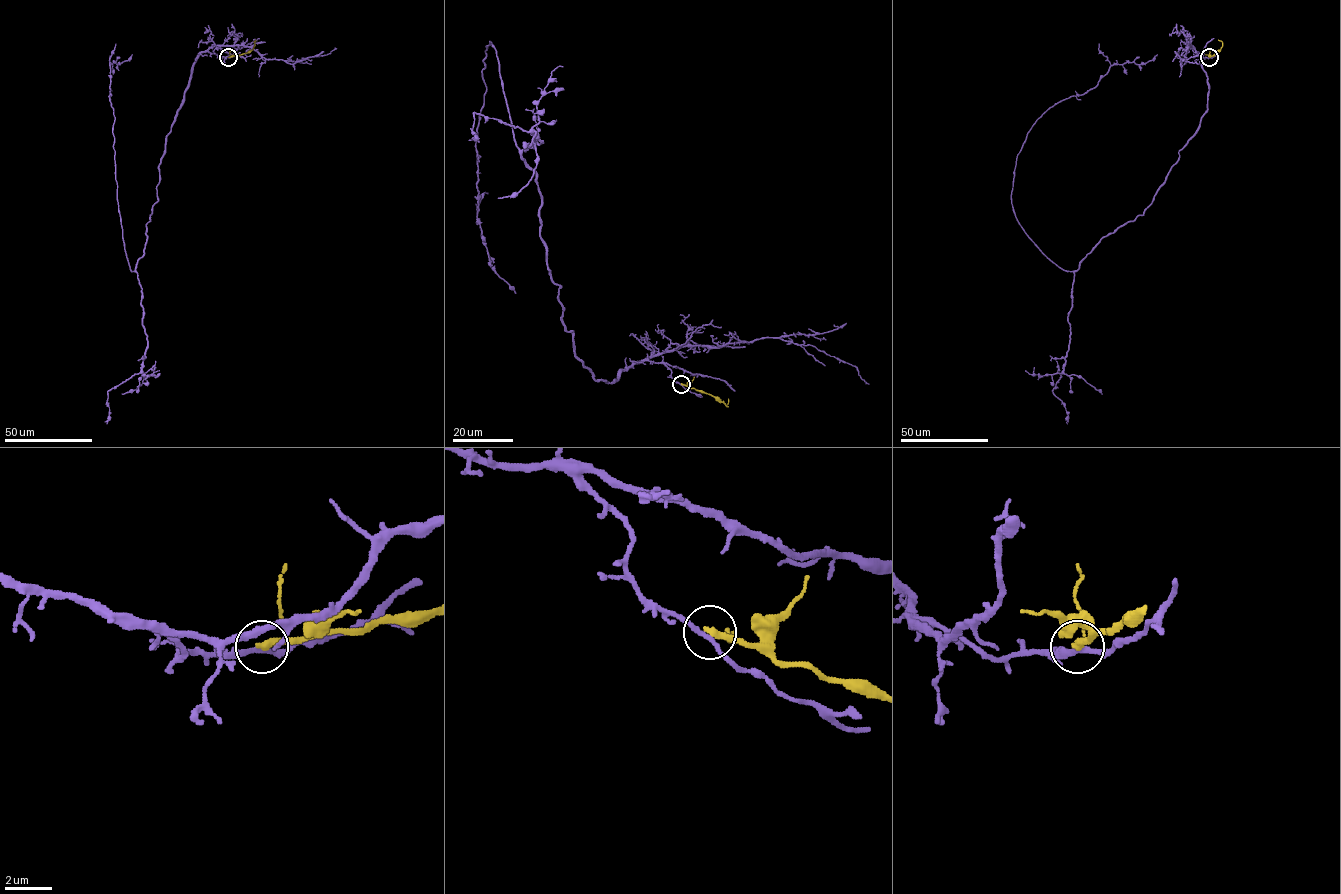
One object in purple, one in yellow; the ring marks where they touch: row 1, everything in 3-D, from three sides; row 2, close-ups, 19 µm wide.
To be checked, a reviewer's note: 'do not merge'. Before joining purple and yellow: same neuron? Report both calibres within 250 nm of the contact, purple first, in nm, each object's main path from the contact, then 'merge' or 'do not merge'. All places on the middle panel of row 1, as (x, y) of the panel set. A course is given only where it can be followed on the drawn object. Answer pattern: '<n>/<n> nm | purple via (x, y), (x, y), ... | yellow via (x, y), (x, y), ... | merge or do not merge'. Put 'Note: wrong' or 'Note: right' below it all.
190/300 nm | purple via (681, 384), (646, 360), (596, 380), (576, 356), (490, 42), (478, 223), (516, 293) | yellow via (682, 384), (717, 397), (727, 407), (728, 398) | do not merge
Note: right

